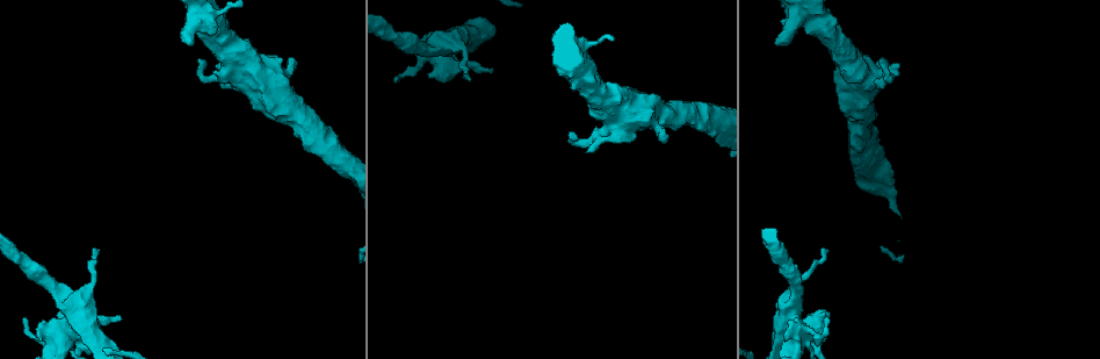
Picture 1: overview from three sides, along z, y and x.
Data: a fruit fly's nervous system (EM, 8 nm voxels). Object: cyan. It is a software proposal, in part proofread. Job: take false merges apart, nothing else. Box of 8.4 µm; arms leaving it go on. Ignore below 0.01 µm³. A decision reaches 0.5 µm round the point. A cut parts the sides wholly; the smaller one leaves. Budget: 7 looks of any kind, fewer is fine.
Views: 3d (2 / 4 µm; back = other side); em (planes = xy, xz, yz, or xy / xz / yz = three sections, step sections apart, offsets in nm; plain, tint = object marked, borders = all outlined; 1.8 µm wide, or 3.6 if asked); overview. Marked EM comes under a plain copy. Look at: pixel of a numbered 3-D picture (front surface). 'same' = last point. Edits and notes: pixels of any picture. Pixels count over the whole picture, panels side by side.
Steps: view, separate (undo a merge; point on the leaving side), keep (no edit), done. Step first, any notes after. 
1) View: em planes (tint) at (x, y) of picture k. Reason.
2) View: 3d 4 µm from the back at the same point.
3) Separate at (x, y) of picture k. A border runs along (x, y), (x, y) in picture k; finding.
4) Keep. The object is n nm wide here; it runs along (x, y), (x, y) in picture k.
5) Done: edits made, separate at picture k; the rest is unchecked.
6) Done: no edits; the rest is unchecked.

View: em planes (tint) at (888, 79) of picture 1. Sharp bend.

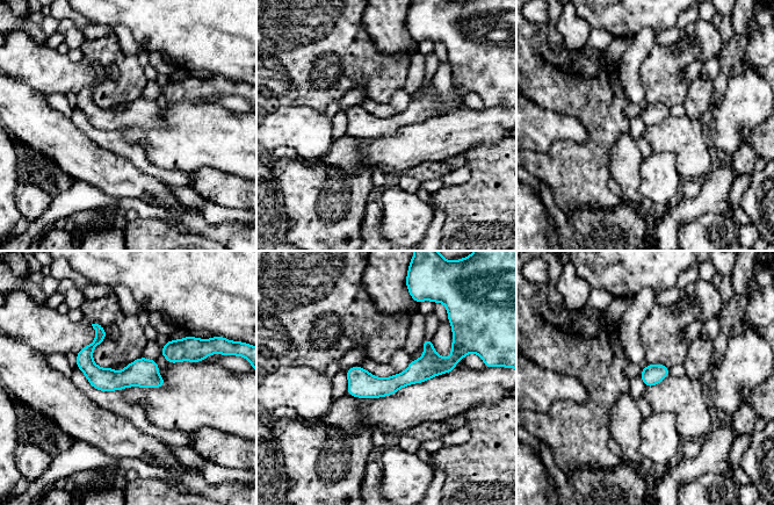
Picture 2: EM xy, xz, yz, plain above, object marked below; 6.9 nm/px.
Keep. It runs along (453, 360), (386, 387), (349, 390) in picture 2; all the same neuron.

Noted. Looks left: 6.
View: em 3.6 µm xy step 8 (tint) at (203, 11) of picture 1.

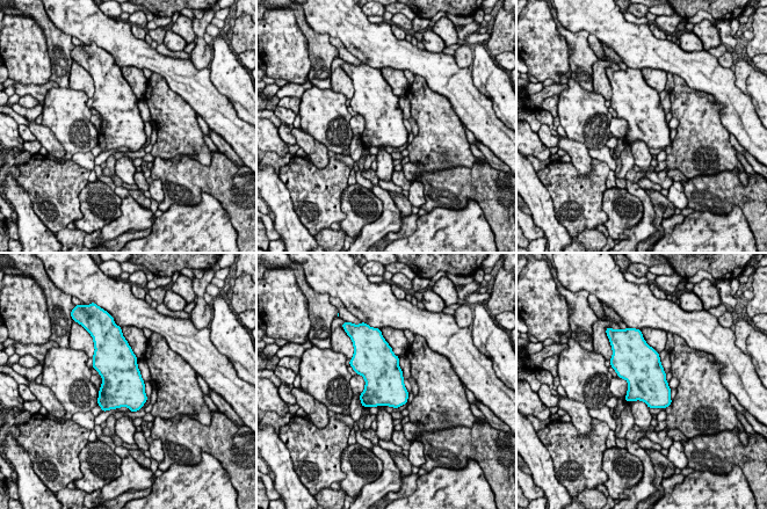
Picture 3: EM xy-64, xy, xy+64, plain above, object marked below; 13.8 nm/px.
Keep. All the same neuron.

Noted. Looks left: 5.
View: em 3.6 µm yz step 8 (tint) at (68, 325) of picture 1. Sharp bend.

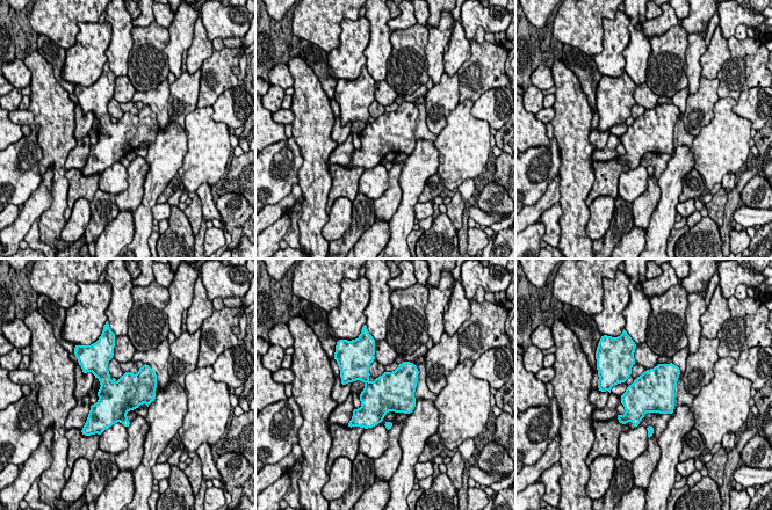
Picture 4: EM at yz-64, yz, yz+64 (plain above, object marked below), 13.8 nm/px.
View: em 3.6 µm xy step 8 (tint) at the same point.

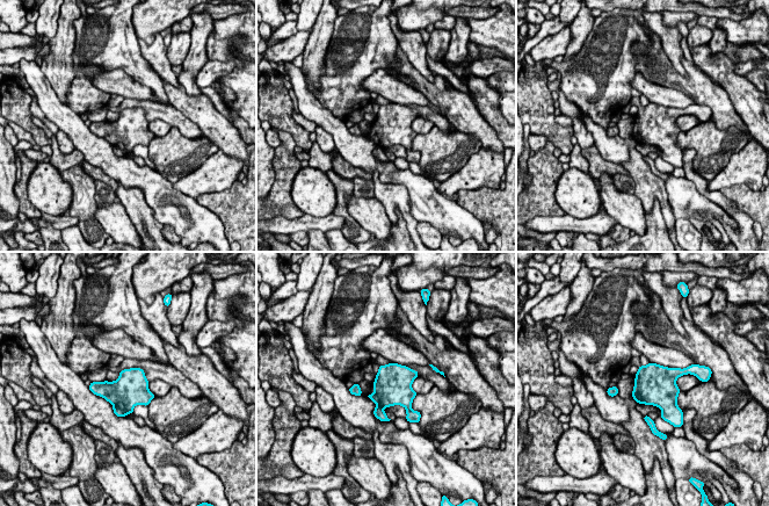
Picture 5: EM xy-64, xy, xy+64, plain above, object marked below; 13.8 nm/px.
Keep. The object is 480 nm wide here; continuous, no second neuron.

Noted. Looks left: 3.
Done: no edits; the rest is unchecked.

